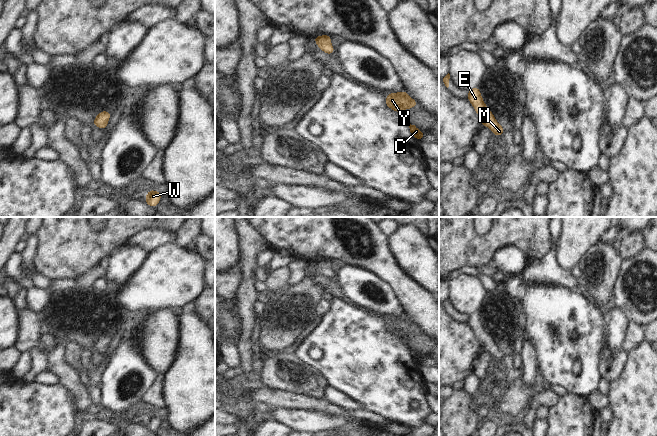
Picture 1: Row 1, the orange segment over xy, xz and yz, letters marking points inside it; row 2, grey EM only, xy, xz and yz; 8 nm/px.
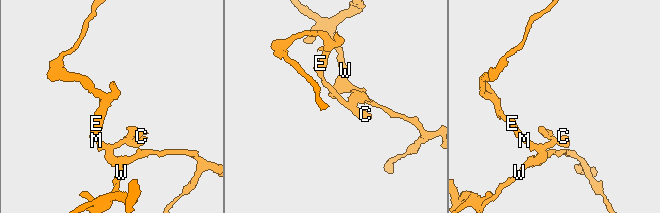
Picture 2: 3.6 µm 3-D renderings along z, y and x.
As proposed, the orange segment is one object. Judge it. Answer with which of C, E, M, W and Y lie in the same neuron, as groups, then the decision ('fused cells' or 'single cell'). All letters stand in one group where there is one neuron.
C E M W Y; single cell

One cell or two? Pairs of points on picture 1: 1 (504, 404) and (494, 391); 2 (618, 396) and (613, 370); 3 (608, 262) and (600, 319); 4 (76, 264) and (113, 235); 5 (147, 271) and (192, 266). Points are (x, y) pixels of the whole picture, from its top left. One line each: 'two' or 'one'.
1: two
2: two
3: two
4: one
5: one

